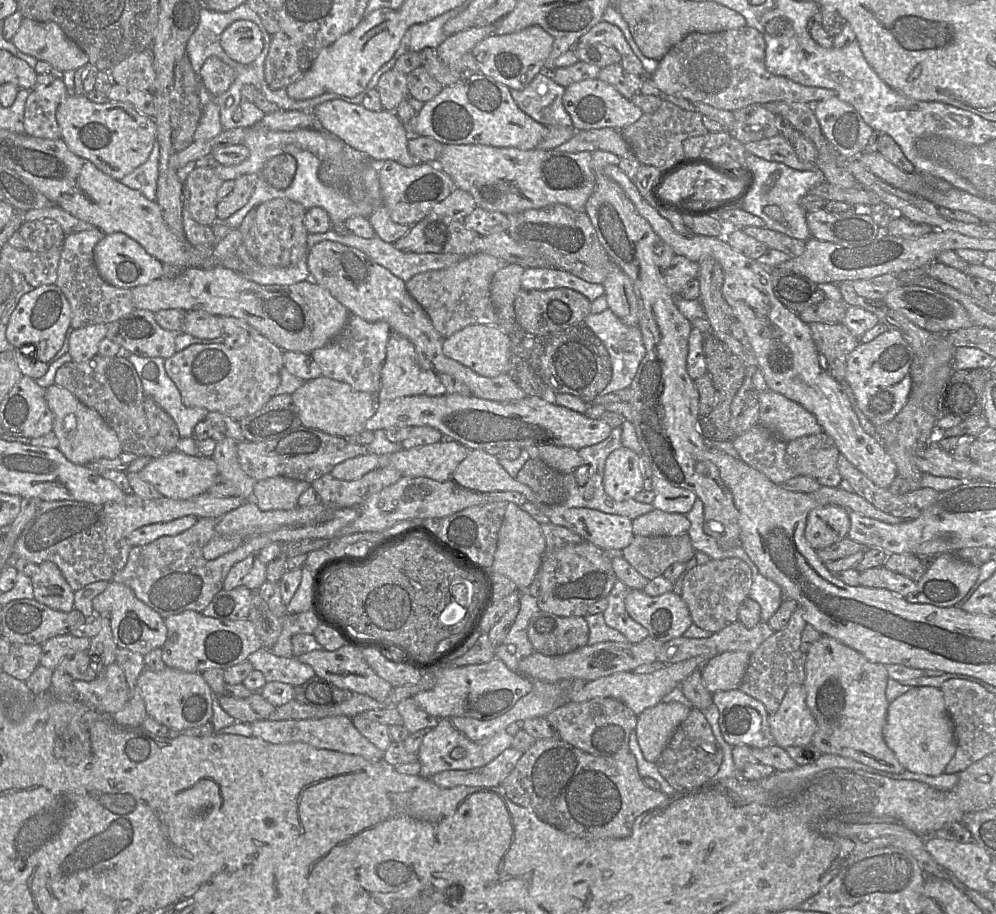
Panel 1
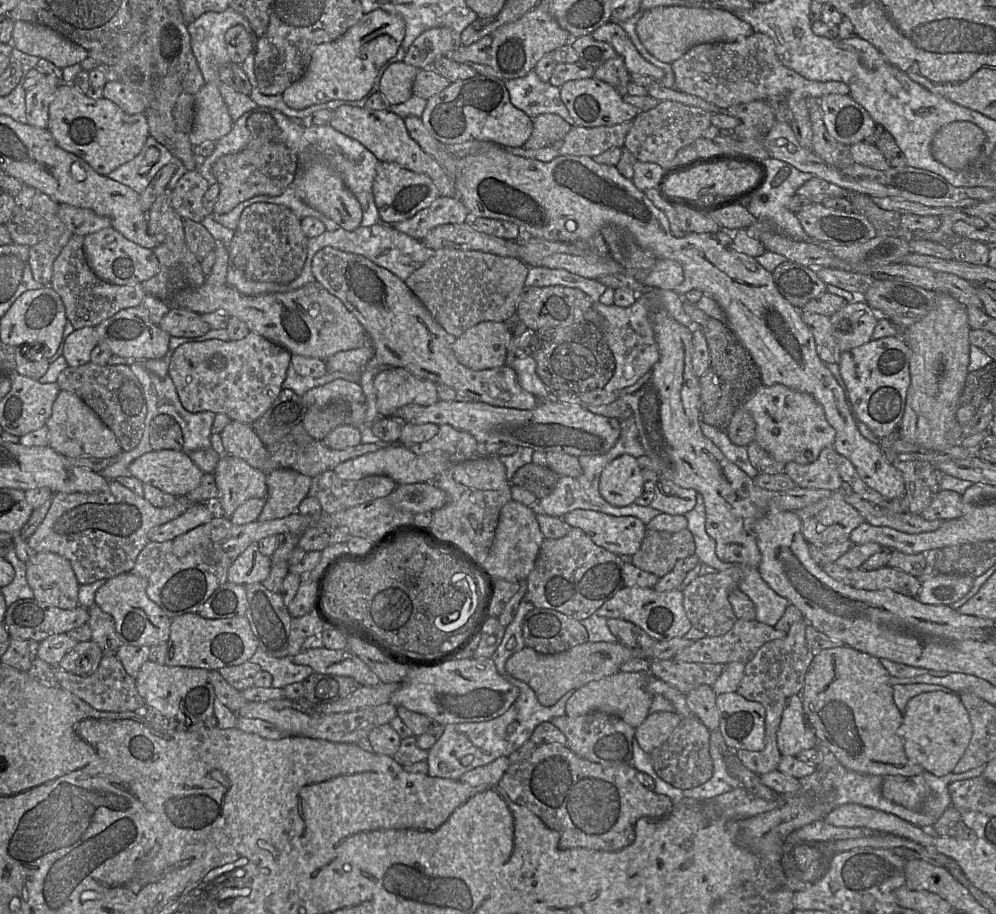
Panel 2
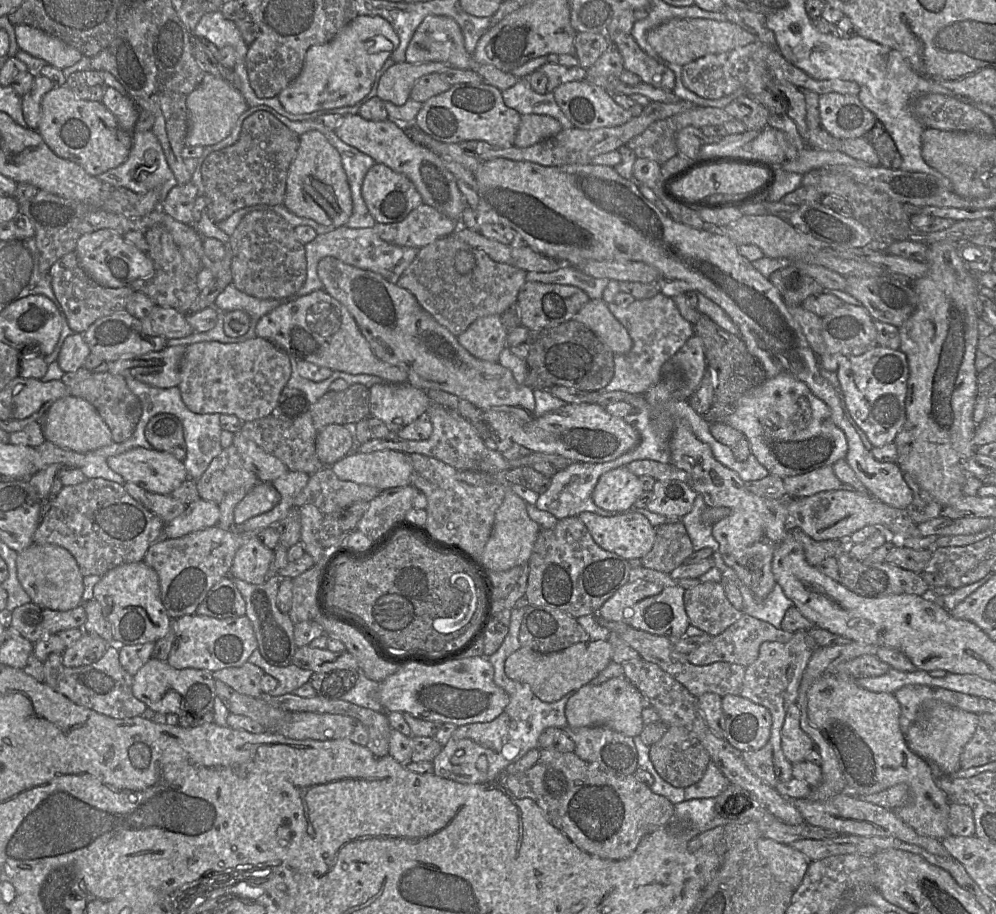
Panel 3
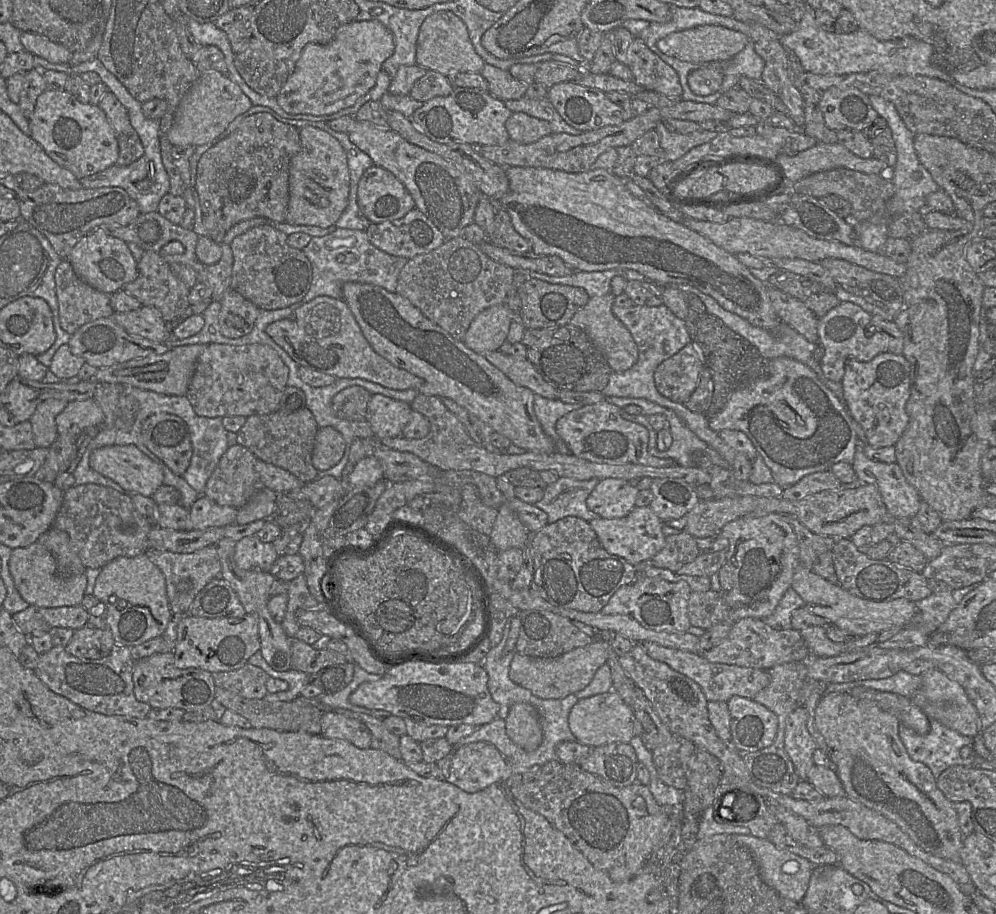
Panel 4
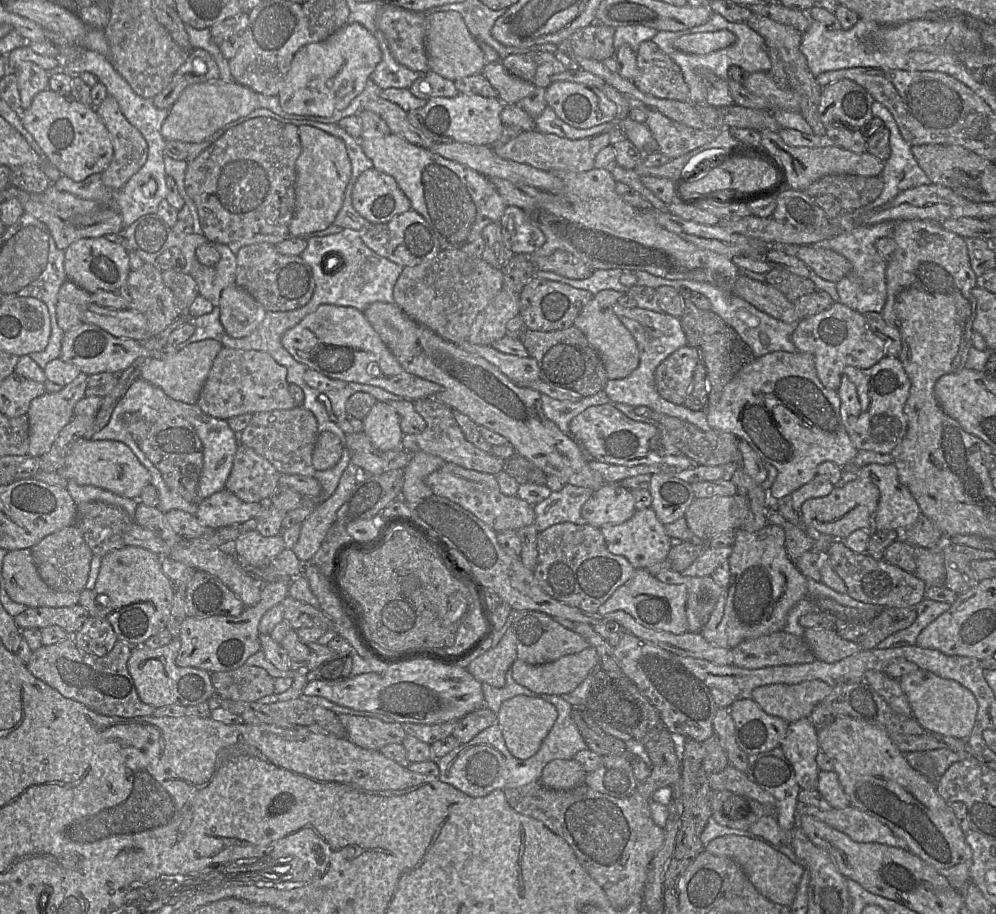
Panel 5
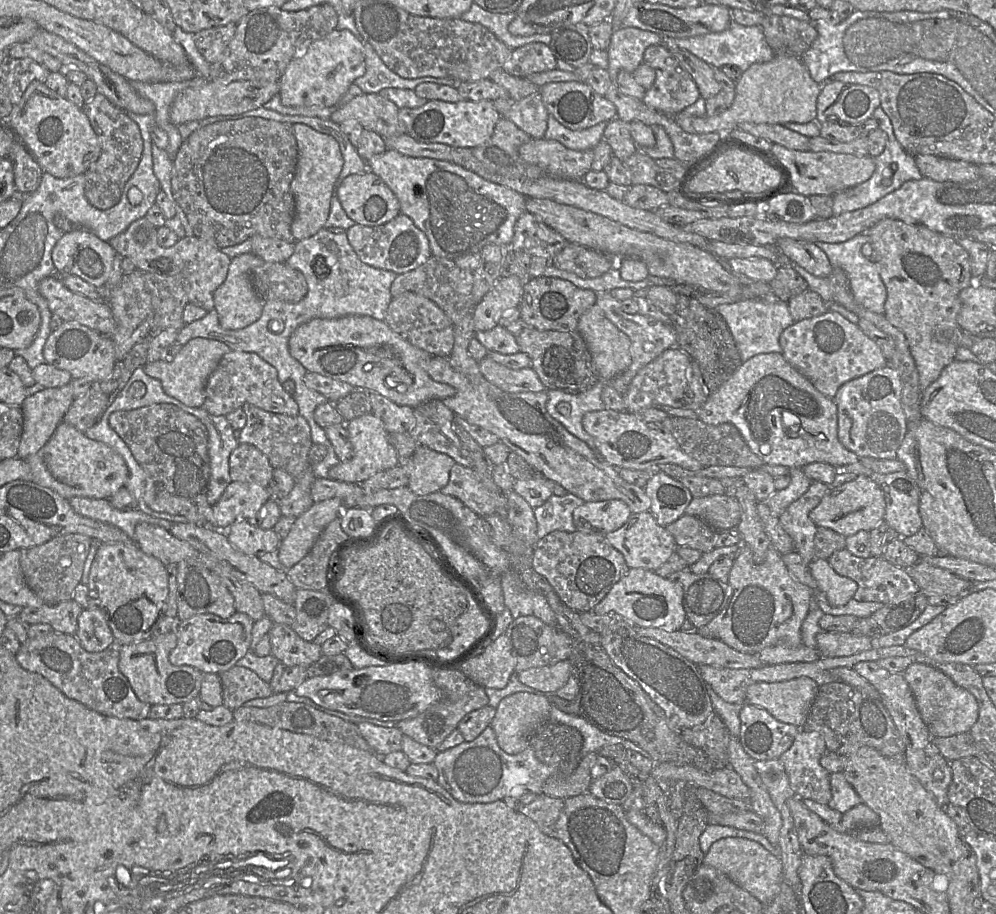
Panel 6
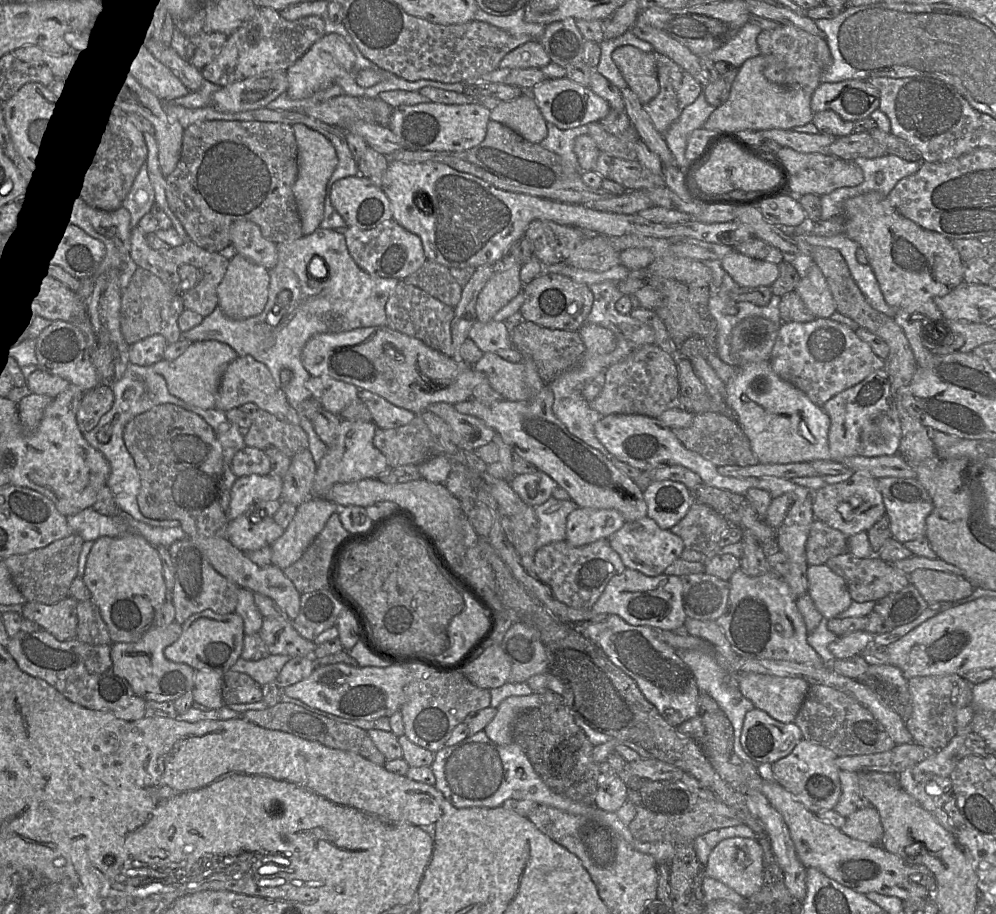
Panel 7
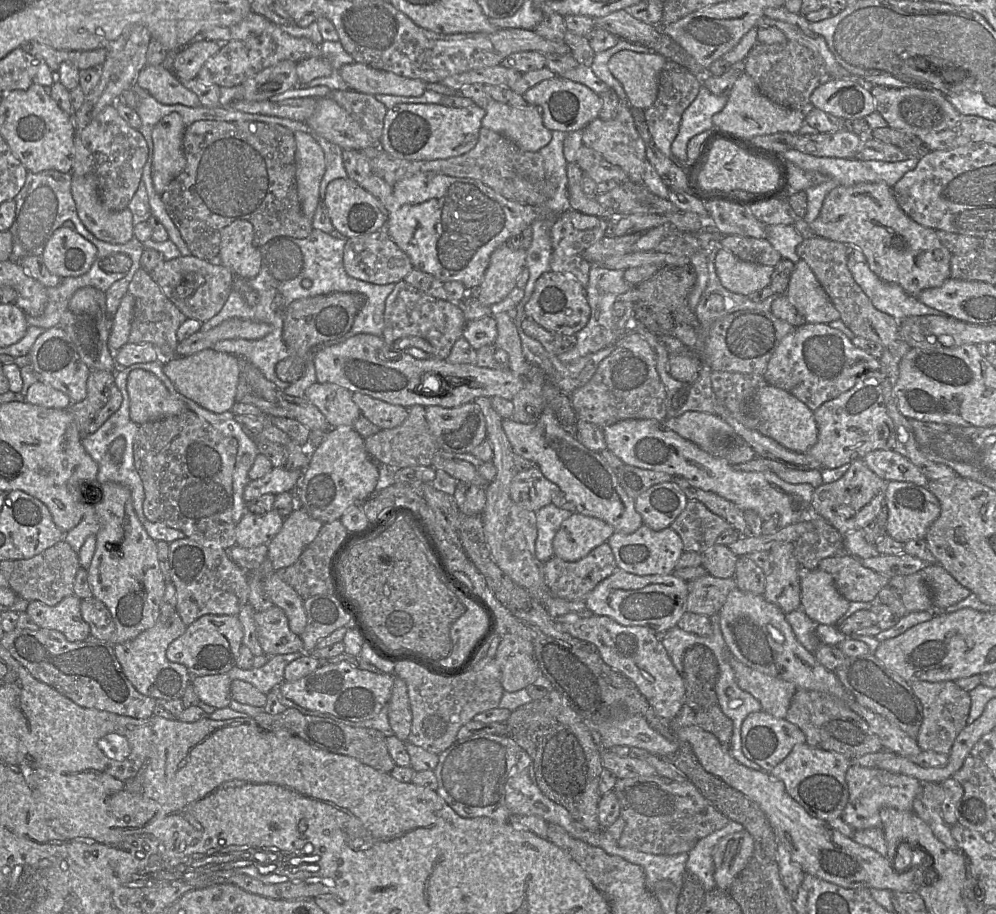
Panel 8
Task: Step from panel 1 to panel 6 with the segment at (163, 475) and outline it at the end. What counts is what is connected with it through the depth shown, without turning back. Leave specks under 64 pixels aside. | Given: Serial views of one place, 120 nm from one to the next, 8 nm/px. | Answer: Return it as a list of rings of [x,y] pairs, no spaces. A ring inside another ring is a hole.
[[[62,421],[54,434],[37,453],[26,458],[31,468],[31,481],[49,488],[70,500],[72,497],[93,499],[110,499],[120,488],[124,487],[129,476],[128,467],[123,457],[107,444],[92,440],[84,432]]]

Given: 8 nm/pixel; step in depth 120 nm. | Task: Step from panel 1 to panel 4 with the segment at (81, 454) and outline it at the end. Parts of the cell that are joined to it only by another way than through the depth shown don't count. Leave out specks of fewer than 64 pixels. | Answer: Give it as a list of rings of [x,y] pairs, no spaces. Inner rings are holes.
[[[94,399],[71,401],[56,417],[58,436],[78,436],[90,426],[103,427],[104,414]]]

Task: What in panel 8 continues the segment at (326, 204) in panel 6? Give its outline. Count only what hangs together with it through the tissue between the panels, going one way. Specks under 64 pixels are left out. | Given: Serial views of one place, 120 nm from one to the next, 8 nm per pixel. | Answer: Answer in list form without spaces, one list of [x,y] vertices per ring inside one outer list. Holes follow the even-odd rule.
[[[294,132],[297,195],[303,214],[312,220],[319,202],[320,183],[326,170],[323,149],[307,132]]]

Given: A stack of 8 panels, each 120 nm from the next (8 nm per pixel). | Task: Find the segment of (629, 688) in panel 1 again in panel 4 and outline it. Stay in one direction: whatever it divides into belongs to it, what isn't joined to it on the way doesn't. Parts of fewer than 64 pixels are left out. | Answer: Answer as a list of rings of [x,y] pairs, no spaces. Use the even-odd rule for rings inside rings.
[[[614,690],[579,699],[568,716],[569,728],[576,741],[589,747],[613,742],[629,743],[634,736],[634,720],[632,709]]]

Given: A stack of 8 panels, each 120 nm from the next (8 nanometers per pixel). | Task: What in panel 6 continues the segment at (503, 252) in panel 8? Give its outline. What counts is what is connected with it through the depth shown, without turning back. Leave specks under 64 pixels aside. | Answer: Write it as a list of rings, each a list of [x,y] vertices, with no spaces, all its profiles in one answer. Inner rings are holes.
[[[516,275],[500,277],[473,310],[475,331],[487,331],[500,324],[503,314],[520,306],[524,281]]]

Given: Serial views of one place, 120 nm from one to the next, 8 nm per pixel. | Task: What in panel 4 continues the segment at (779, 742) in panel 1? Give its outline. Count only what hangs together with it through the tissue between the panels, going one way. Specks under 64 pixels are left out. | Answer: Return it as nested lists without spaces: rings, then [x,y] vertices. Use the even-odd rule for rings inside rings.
[[[799,705],[786,719],[784,750],[802,781],[807,780],[808,772],[814,765],[813,753],[816,749],[816,742],[807,729],[807,711]]]

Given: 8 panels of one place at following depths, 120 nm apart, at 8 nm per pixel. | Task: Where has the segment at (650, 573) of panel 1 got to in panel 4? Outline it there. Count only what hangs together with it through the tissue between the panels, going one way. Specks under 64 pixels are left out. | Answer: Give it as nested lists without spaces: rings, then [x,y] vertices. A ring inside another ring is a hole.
[[[682,530],[665,536],[664,547],[651,561],[654,567],[676,572],[685,564],[693,561],[699,553],[696,539],[687,531]]]

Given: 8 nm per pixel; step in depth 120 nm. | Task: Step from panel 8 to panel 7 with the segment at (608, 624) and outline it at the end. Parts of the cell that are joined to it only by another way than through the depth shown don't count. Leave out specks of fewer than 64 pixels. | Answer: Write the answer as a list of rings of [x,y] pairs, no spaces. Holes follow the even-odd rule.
[[[607,615],[601,622],[569,624],[598,645],[615,666],[634,679],[645,698],[669,724],[677,727],[696,716],[700,695],[696,678],[678,652],[658,639],[654,629],[630,625],[618,615]]]

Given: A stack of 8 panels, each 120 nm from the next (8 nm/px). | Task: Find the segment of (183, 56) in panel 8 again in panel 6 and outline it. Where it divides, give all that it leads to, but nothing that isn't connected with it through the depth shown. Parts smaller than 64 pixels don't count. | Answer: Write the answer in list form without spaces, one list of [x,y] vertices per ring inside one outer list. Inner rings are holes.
[[[230,23],[225,26],[201,30],[194,34],[196,47],[209,64],[221,60],[235,35],[236,29],[237,24]]]

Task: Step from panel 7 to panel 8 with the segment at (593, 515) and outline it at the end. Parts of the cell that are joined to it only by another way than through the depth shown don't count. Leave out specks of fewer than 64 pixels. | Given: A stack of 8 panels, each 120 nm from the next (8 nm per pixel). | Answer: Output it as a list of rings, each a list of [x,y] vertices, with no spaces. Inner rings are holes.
[[[574,512],[562,522],[553,539],[554,556],[568,562],[578,561],[614,533],[606,522]]]

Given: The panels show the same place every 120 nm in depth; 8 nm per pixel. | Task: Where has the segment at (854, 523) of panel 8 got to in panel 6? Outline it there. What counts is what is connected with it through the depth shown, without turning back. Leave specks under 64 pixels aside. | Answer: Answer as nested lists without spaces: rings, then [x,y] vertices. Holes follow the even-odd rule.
[[[858,475],[838,487],[830,487],[819,504],[809,513],[817,527],[831,529],[844,537],[859,531],[870,531],[883,521],[885,497],[881,488],[868,476]]]

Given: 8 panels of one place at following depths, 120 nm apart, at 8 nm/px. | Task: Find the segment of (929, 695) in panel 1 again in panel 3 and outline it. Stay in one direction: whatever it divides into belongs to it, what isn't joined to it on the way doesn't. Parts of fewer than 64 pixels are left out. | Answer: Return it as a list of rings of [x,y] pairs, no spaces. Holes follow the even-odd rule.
[[[933,703],[925,709],[921,718],[908,728],[904,735],[906,744],[913,753],[934,763],[943,775],[952,774],[960,769],[960,755],[975,732],[977,715],[943,703]]]

